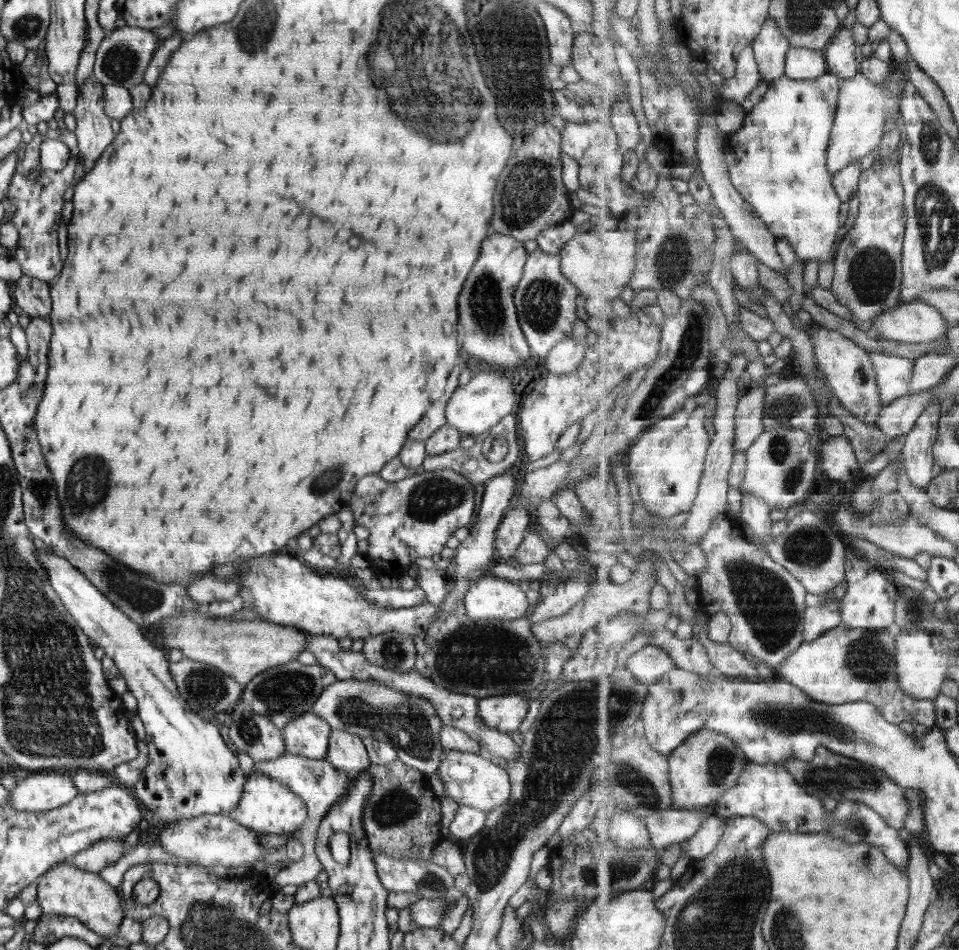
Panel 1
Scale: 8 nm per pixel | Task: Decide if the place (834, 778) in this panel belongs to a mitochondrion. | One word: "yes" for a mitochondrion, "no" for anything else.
yes

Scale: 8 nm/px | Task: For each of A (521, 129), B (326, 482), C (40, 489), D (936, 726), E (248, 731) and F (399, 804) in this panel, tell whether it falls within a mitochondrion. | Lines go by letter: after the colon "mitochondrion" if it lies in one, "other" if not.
A: other
B: mitochondrion
C: mitochondrion
D: other
E: mitochondrion
F: mitochondrion

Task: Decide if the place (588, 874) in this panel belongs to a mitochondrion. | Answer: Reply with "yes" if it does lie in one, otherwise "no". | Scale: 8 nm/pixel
yes

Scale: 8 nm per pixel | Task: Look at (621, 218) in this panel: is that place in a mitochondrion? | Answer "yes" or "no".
no

